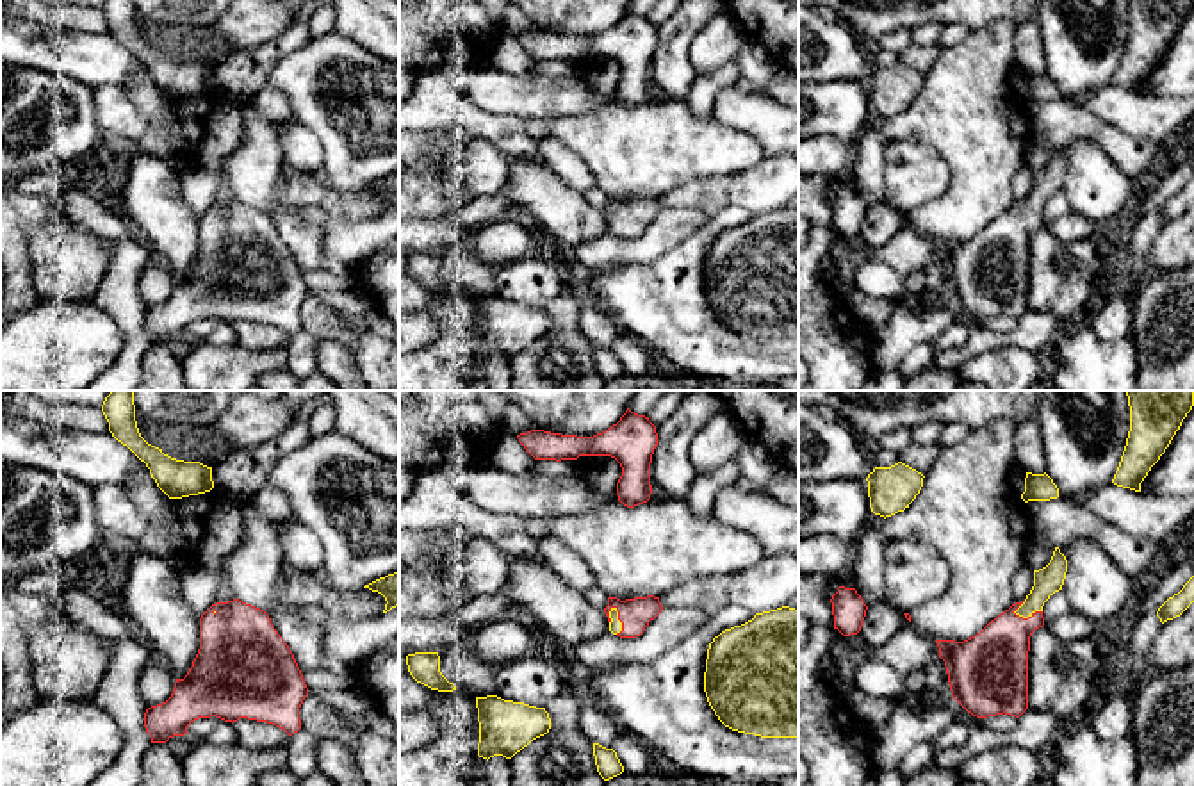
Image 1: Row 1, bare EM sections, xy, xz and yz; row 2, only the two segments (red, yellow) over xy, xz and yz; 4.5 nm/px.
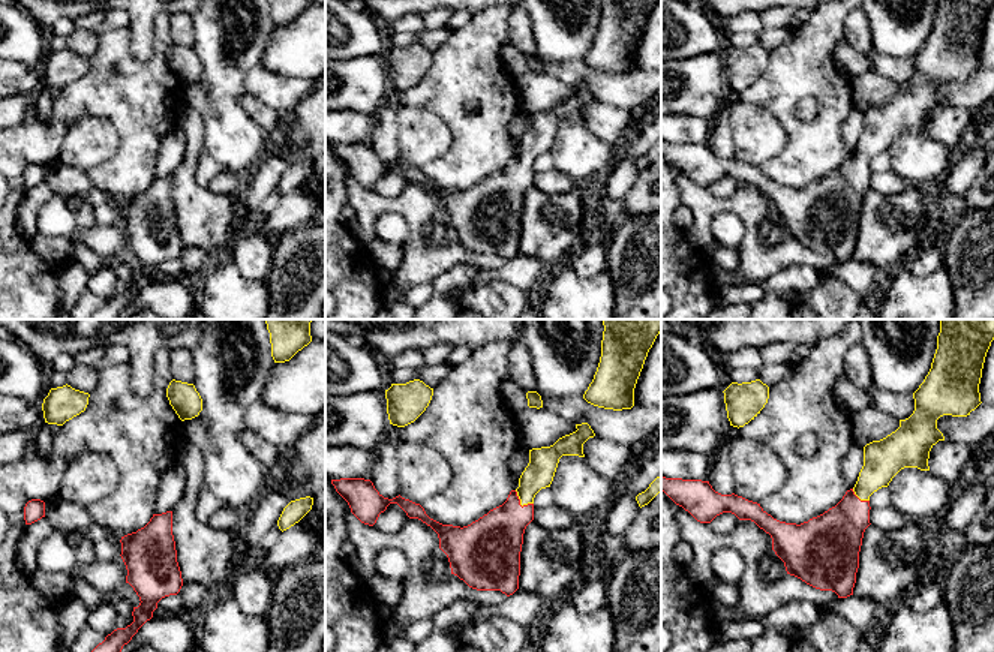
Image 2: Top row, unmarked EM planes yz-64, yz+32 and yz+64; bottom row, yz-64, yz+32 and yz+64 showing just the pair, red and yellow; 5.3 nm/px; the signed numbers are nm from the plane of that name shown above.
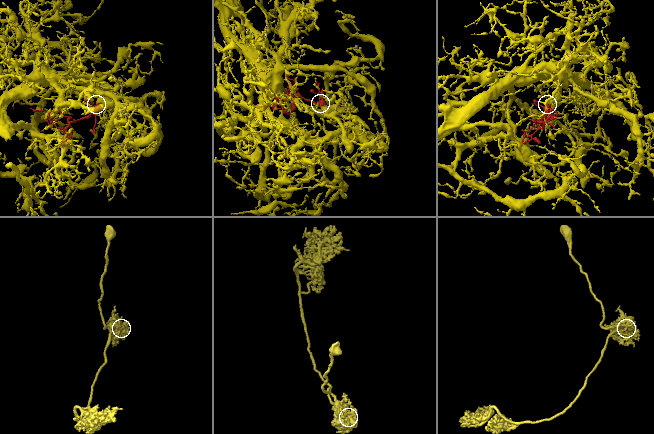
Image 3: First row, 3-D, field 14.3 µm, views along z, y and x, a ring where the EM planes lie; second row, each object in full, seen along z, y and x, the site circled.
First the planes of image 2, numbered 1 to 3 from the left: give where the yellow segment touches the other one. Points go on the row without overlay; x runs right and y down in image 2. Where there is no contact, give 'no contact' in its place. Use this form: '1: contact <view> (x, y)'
1: no contact
2: contact yz+32 (519, 168)
3: contact yz+64 (858, 162)

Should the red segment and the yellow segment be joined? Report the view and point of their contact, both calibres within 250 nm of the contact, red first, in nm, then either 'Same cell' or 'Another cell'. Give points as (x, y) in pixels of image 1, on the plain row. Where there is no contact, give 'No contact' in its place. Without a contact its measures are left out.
Touches red at xz (619, 220). Thickness 140 nm (red) against 60 nm. Same cell

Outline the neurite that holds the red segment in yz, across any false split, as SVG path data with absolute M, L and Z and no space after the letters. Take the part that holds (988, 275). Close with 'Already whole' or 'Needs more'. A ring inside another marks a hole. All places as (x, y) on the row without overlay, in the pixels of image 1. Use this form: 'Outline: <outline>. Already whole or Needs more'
Outline: M1055 148L1050 164L1034 171L1034 187L1023 203L1012 205L1000 214L975 237L955 241L936 241L939 258L945 262L952 298L973 317L987 319L1010 315L1019 319L1028 310L1028 251L1030 237L1044 226L1043 207L1059 191L1062 191L1067 173L1067 160Z. Needs more

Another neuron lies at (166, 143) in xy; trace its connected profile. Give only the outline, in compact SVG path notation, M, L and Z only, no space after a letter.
M148 68L135 73L125 89L127 96L151 121L135 141L139 151L155 155L184 171L192 164L182 135L168 125L171 100L157 87Z

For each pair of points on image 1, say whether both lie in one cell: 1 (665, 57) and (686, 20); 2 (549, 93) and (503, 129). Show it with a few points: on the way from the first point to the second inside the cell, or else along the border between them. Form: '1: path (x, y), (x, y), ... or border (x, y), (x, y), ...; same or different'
1: path (672, 49), (679, 29); same
2: border (478, 107), (498, 116), (521, 116), (524, 120); different

